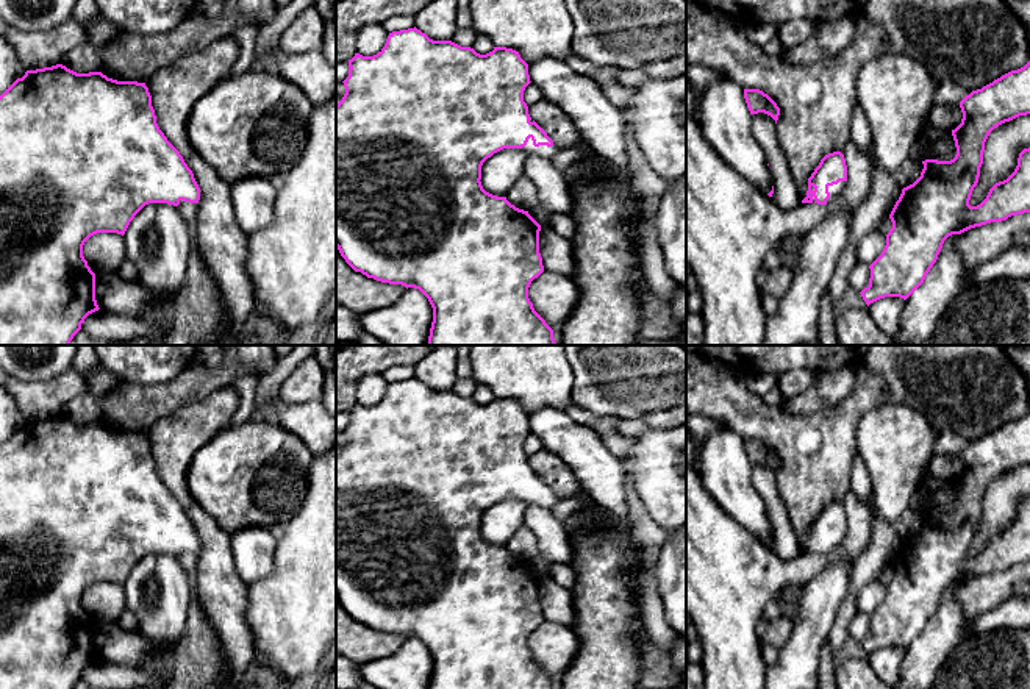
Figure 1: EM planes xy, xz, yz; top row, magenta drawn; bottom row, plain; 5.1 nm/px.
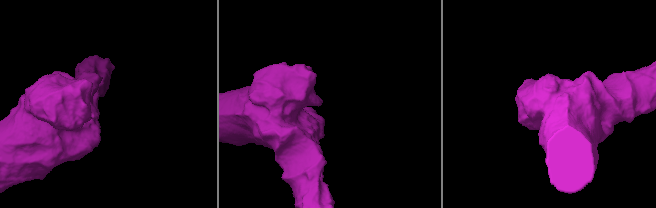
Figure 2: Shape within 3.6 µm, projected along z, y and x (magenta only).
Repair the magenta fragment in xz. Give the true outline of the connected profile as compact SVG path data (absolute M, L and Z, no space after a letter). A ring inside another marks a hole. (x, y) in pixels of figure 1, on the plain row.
M408 378L389 383L384 397L374 406L355 403L349 409L349 427L342 431L345 444L336 455L336 598L345 612L367 628L381 633L419 639L433 658L428 689L553 689L553 680L535 661L528 637L544 622L539 603L541 575L528 564L511 555L506 547L486 542L481 536L481 516L503 498L520 498L527 505L552 509L558 498L547 483L530 467L524 441L531 433L528 414L519 402L494 397L486 405L452 391L433 391L420 380Z

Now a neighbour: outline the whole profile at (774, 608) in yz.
M786 592L774 597L763 609L761 619L767 623L783 614Z

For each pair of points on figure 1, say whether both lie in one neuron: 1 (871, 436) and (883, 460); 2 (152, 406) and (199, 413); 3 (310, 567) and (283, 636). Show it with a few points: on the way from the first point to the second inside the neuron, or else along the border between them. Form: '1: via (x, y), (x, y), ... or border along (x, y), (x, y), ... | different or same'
1: via (877, 442), (883, 453) | same
2: border along (211, 392), (160, 417), (147, 430) | different
3: via (310, 585), (310, 599), (293, 619) | same

